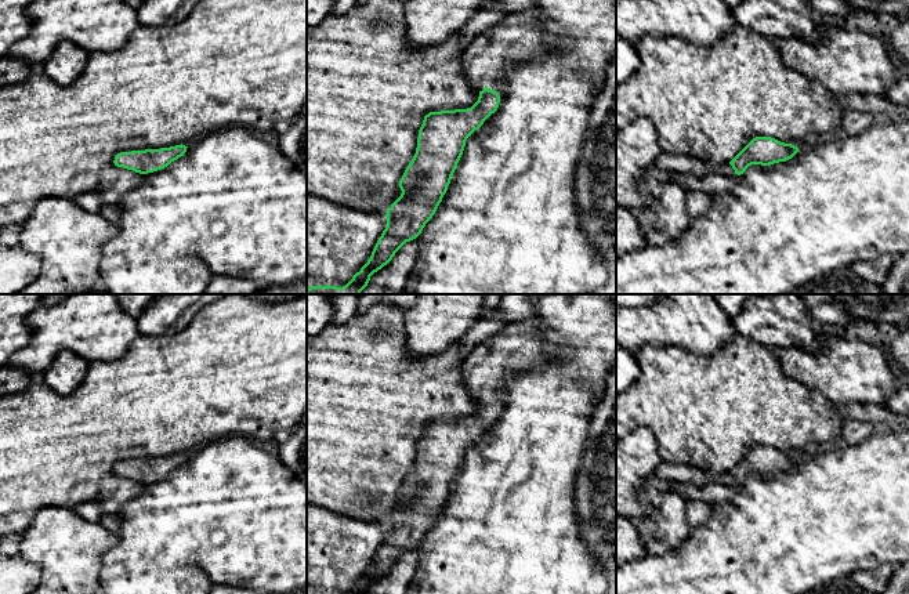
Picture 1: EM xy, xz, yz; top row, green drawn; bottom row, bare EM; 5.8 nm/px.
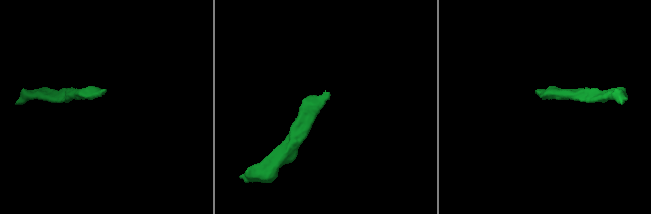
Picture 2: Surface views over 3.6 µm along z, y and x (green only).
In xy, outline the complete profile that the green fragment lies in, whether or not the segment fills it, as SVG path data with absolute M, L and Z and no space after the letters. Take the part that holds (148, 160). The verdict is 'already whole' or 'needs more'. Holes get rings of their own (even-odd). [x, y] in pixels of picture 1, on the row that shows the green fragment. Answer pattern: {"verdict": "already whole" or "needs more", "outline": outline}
{"verdict": "already whole", "outline": "M175 145L160 149L145 149L120 152L115 156L115 166L133 170L140 174L148 174L167 167L171 162L184 156L186 152L185 145Z"}

